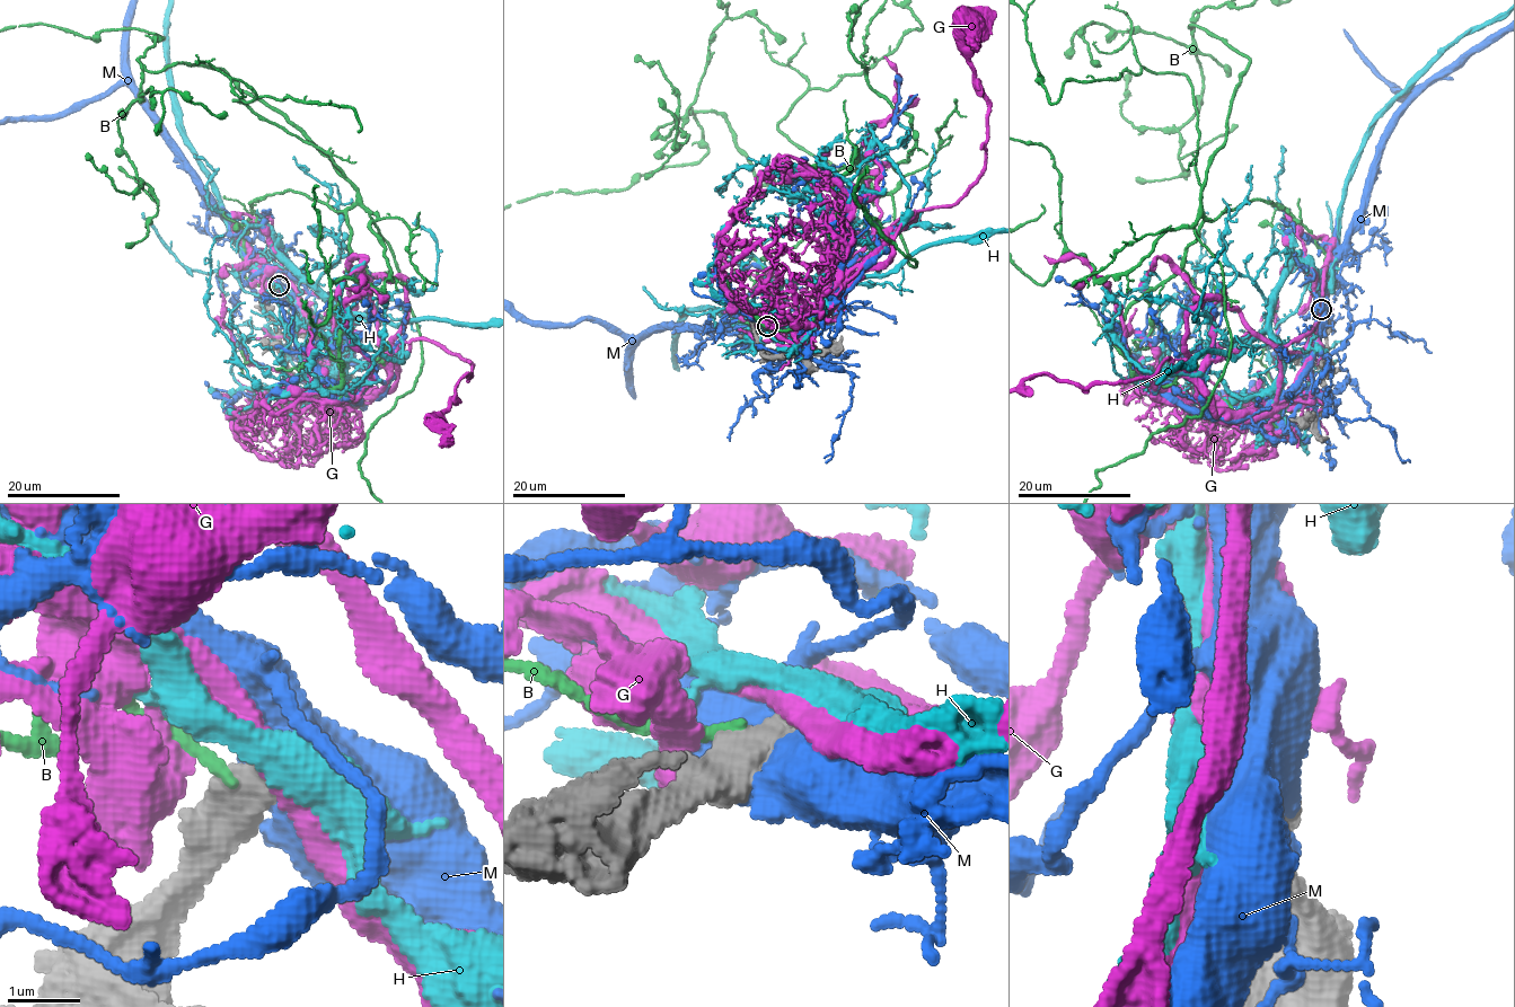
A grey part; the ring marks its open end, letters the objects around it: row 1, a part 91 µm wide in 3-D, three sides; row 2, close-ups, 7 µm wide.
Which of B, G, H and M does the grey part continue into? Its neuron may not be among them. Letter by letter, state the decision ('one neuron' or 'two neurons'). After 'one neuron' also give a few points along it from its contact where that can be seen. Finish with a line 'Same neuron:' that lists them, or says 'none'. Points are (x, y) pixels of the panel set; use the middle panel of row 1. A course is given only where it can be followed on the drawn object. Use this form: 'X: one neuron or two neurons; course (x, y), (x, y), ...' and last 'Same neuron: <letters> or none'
B: two neurons
G: two neurons
H: two neurons
M: two neurons
Same neuron: none

